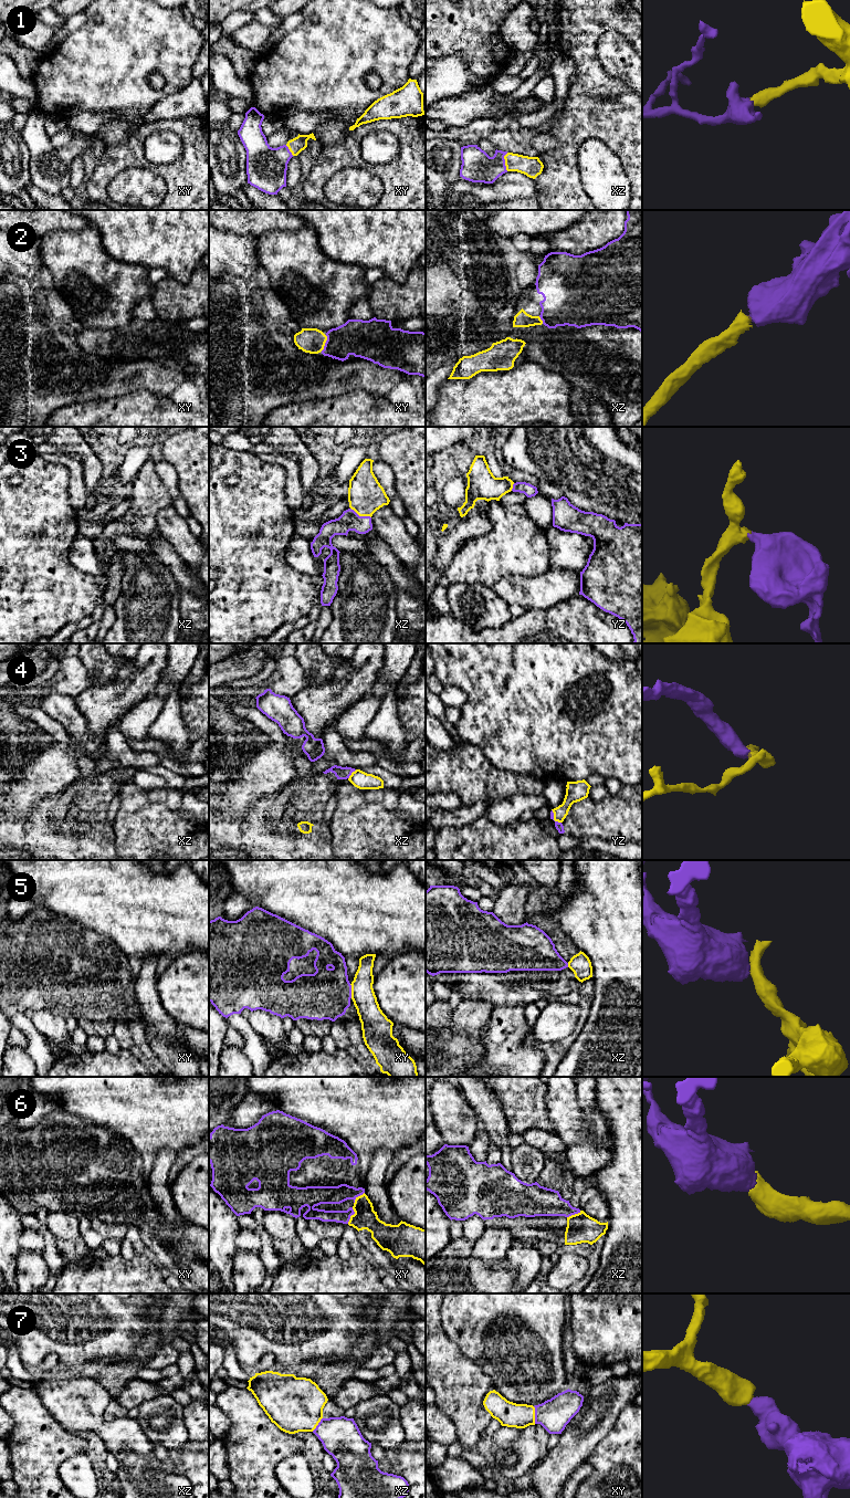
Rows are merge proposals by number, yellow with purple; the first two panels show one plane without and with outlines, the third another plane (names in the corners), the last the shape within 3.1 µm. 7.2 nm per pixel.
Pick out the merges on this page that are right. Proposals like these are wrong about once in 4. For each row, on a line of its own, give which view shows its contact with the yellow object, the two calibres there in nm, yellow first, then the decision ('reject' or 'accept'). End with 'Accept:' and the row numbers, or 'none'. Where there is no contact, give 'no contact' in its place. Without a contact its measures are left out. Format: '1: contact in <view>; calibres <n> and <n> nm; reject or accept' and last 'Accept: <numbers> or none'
1: contact in xz; calibres 150 and 220 nm; accept
2: contact in xy; calibres 180 and 260 nm; accept
3: contact in xz; calibres 260 and 150 nm; accept
4: contact in yz; calibres 140 and 60 nm; reject
5: contact in xy; calibres 180 and 360 nm; reject
6: contact in xy; calibres 170 and 130 nm; accept
7: contact in xy; calibres 180 and 240 nm; accept
Accept: 1, 2, 3, 6, 7

